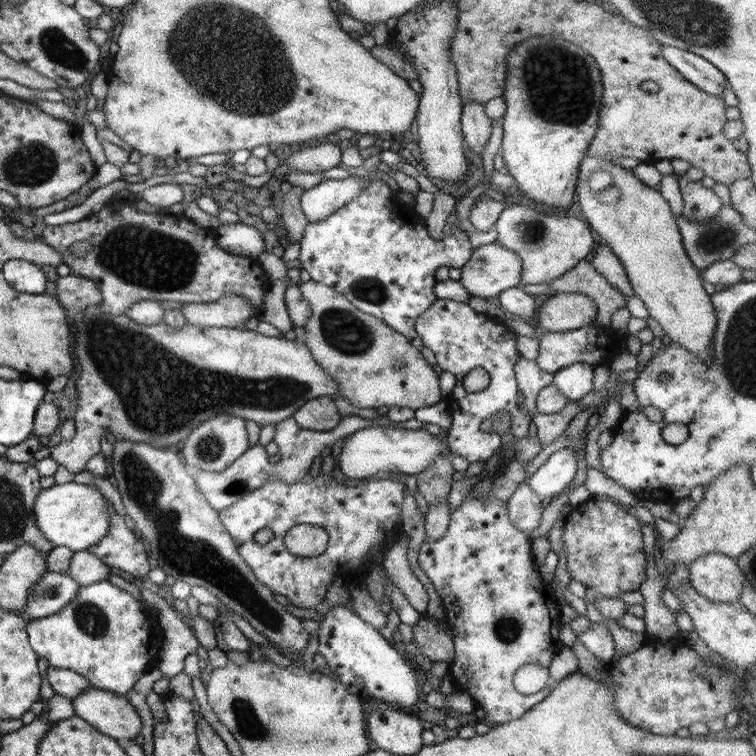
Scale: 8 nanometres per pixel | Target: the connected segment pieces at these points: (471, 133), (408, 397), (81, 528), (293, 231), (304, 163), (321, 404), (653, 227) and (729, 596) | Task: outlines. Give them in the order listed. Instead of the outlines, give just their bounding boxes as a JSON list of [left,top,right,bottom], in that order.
[[461,100,493,158],[299,280,444,408],[33,482,110,551],[282,186,309,243],[280,140,343,172],[293,397,342,431],[576,156,717,361],[688,554,746,602]]

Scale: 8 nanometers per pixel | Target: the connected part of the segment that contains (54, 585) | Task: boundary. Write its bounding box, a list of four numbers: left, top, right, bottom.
[26,571,80,619]

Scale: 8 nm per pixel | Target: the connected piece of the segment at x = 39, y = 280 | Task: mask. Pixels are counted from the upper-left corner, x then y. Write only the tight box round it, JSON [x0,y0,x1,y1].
[3,260,46,294]

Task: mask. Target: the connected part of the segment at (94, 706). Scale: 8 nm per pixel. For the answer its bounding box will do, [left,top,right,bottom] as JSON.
[71,687,142,740]

